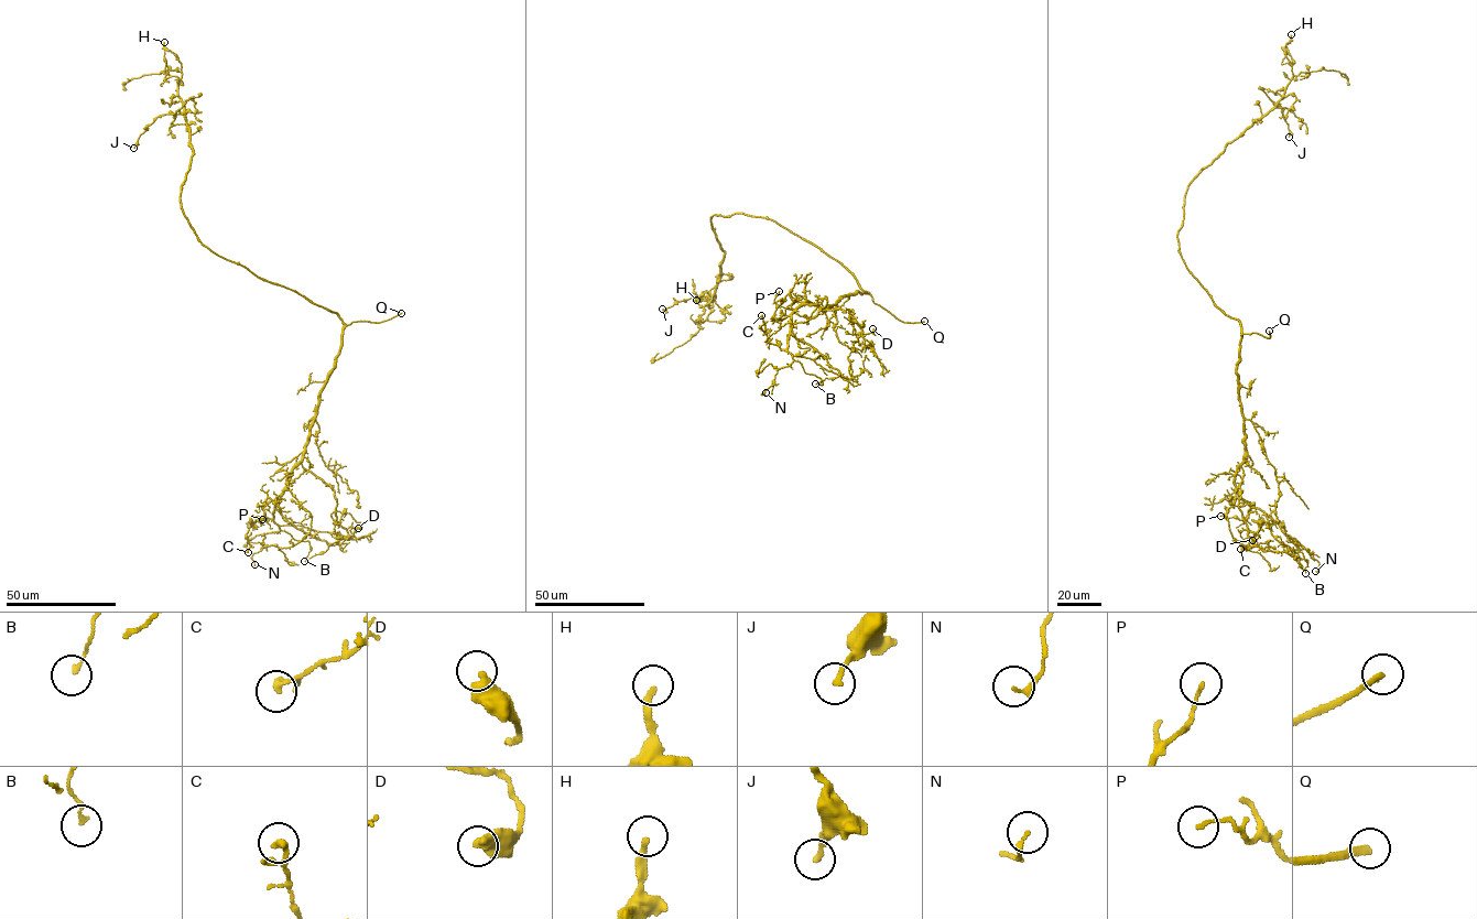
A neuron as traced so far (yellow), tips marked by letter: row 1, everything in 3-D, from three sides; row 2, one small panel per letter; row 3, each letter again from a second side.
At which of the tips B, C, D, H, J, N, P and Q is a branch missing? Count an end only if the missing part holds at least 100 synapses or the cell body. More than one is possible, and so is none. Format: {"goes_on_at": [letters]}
{"goes_on_at": ["Q"]}

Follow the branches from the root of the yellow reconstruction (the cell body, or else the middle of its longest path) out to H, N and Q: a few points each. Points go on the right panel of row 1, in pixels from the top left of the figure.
H: (1208, 293), (1180, 251), (1177, 230), (1187, 185), (1281, 98), (1293, 75), (1284, 50), (1291, 34)
N: (1208, 293), (1241, 328), (1236, 374), (1245, 457), (1236, 472), (1235, 490), (1306, 550), (1318, 563), (1315, 571)
Q: (1208, 293), (1216, 306), (1237, 320), (1242, 333), (1269, 338), (1269, 331)

